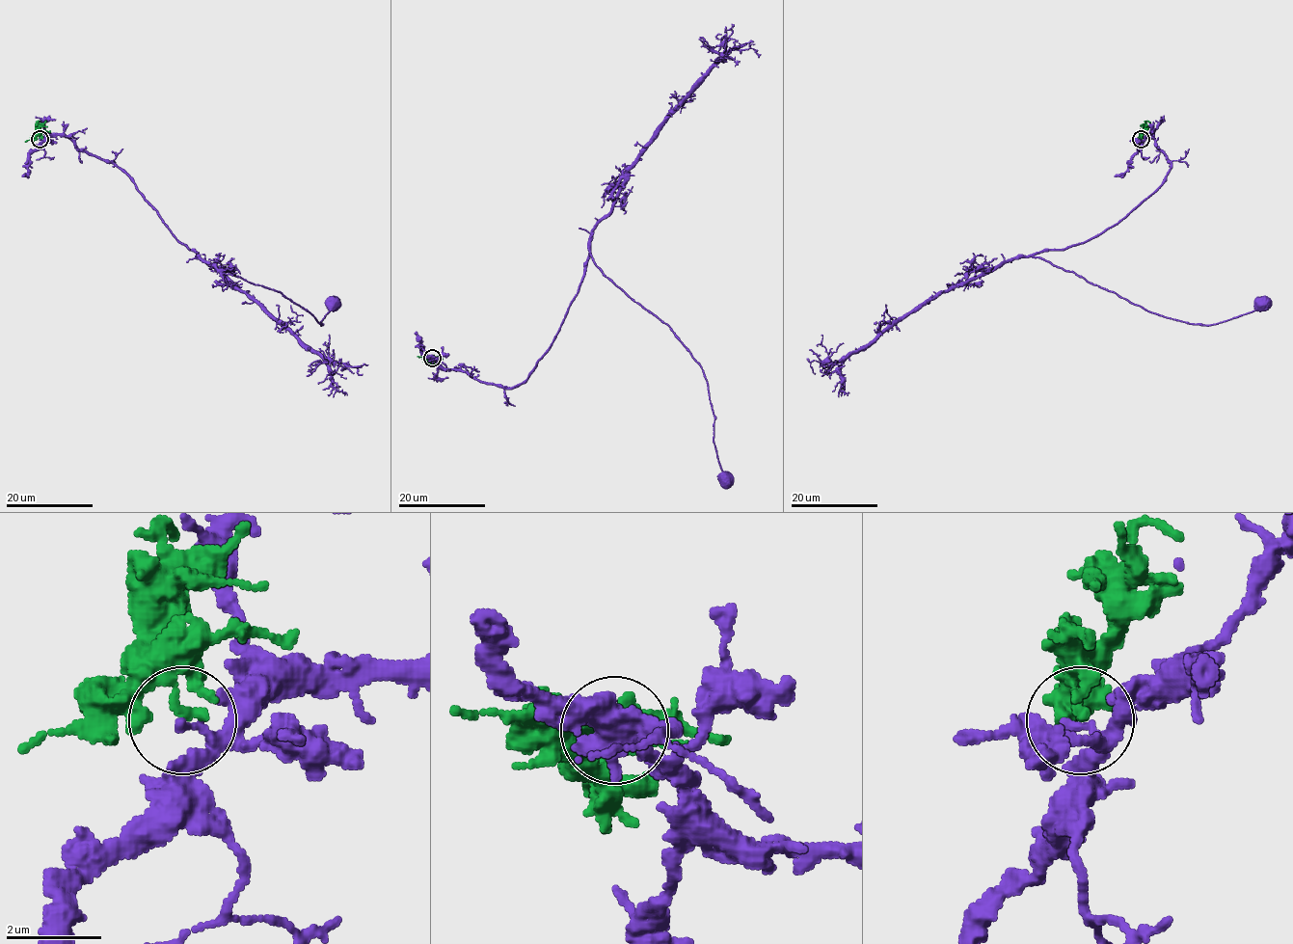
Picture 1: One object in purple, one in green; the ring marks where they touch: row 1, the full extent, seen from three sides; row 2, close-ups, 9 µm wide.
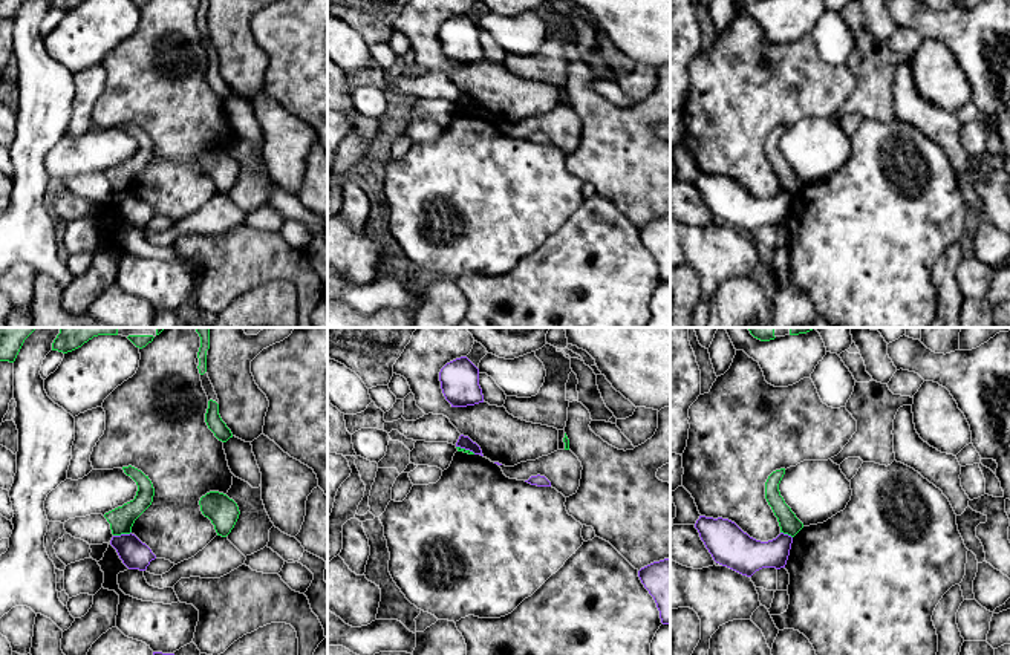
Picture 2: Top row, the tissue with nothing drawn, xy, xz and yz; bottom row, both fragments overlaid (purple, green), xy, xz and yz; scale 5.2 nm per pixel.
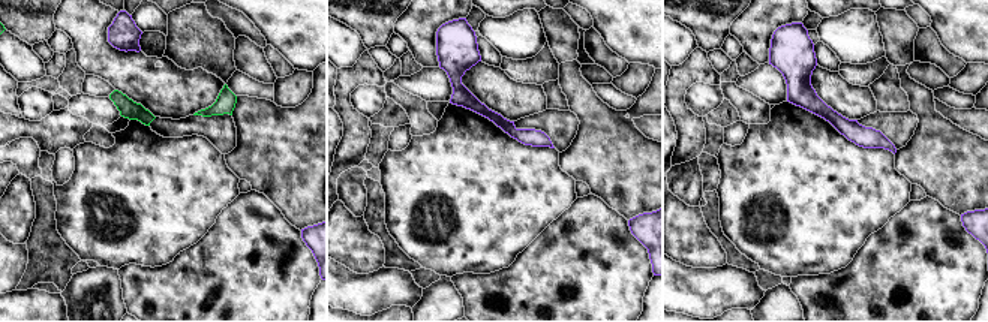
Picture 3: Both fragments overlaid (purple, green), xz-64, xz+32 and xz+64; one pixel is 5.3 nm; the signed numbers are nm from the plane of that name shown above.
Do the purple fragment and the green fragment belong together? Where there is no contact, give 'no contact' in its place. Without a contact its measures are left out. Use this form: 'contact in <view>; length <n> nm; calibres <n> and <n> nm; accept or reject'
contact in xy; length 100 nm; calibres 150 and 140 nm; reject

